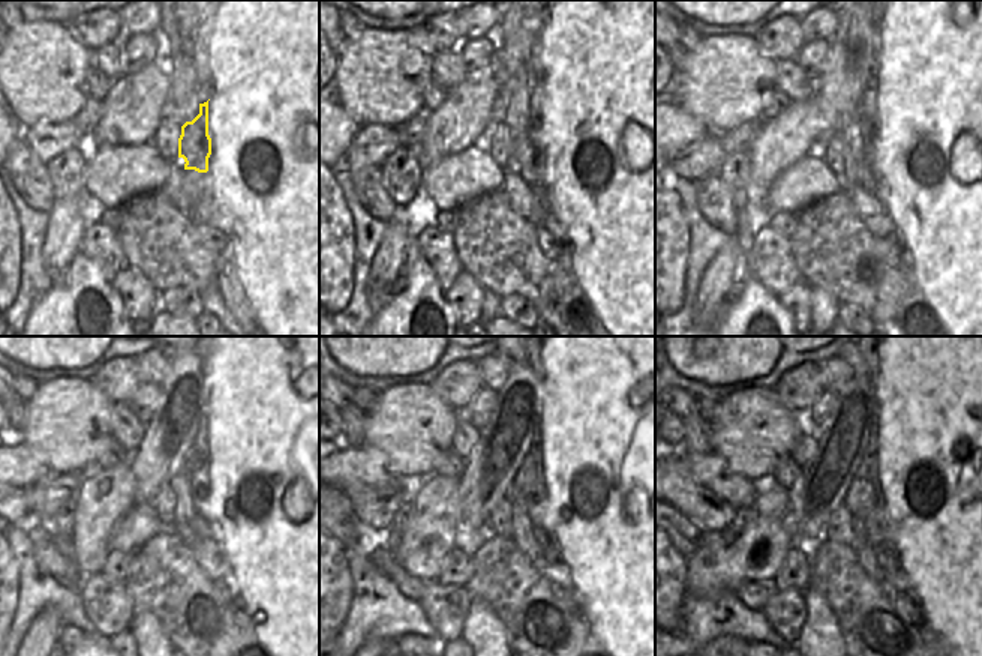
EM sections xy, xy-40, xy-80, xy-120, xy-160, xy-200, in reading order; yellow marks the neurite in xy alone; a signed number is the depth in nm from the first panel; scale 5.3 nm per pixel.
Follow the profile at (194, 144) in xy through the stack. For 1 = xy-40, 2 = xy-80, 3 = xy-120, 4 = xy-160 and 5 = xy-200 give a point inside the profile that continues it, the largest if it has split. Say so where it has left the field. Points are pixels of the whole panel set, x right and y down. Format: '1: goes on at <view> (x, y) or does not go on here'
1: goes on at xy-40 (531, 156)
2: goes on at xy-80 (868, 180)
3: goes on at xy-120 (200, 523)
4: goes on at xy-160 (547, 545)
5: goes on at xy-200 (897, 586)

